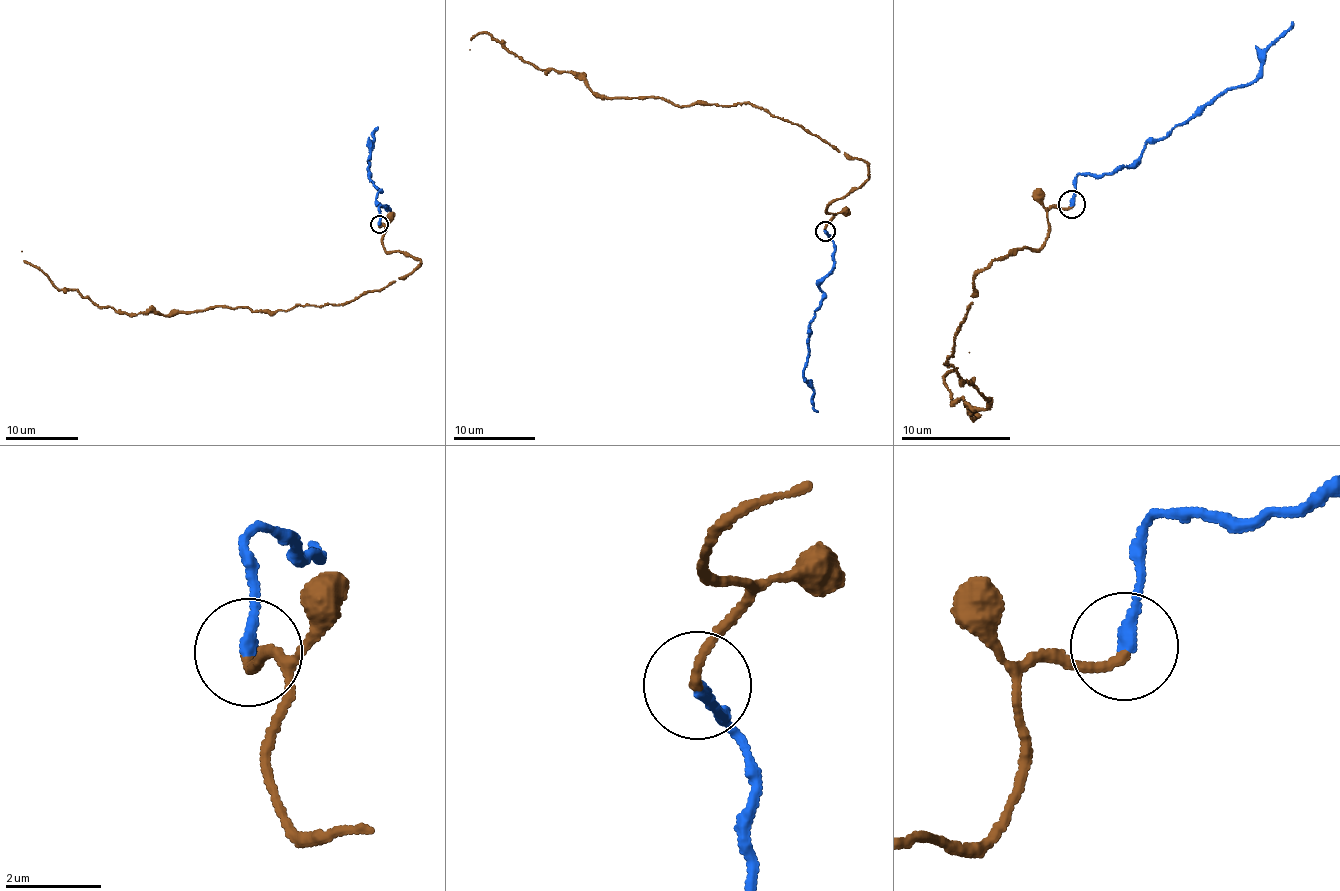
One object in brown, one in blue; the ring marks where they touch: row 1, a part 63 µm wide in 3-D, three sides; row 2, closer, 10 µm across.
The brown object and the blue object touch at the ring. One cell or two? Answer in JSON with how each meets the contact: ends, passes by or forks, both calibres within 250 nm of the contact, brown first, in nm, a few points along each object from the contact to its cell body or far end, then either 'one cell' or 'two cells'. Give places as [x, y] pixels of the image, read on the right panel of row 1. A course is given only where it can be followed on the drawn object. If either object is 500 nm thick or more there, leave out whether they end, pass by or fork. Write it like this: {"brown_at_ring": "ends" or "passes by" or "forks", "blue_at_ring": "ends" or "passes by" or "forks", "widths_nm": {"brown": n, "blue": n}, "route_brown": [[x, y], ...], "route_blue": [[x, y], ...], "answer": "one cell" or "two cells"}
{"brown_at_ring": "ends", "blue_at_ring": "ends", "widths_nm": {"brown": 190, "blue": 260}, "route_brown": [[1072, 204], [1047, 211], [1037, 249], [976, 273], [945, 364], [991, 401], [972, 419], [942, 379], [968, 351]], "route_blue": [[1072, 204], [1077, 175], [1110, 175], [1147, 143], [1252, 81], [1260, 59], [1293, 22]], "answer": "one cell"}

